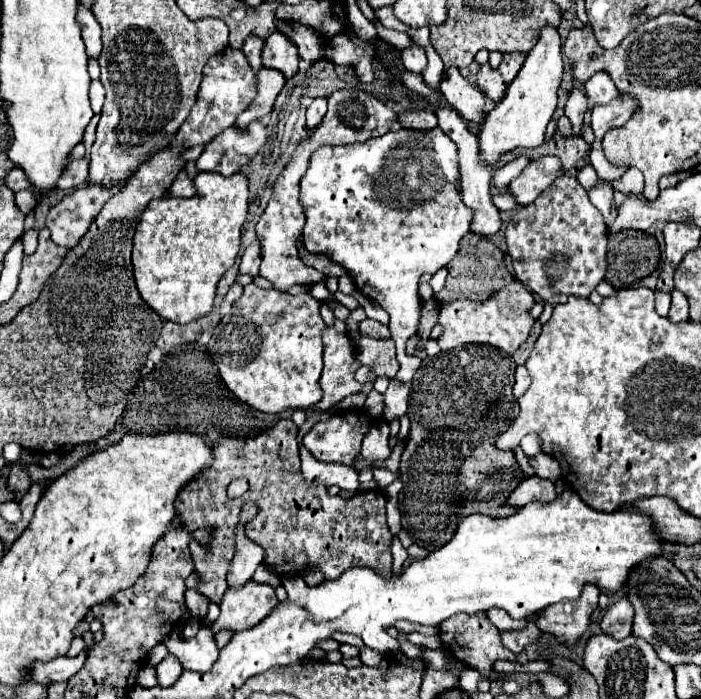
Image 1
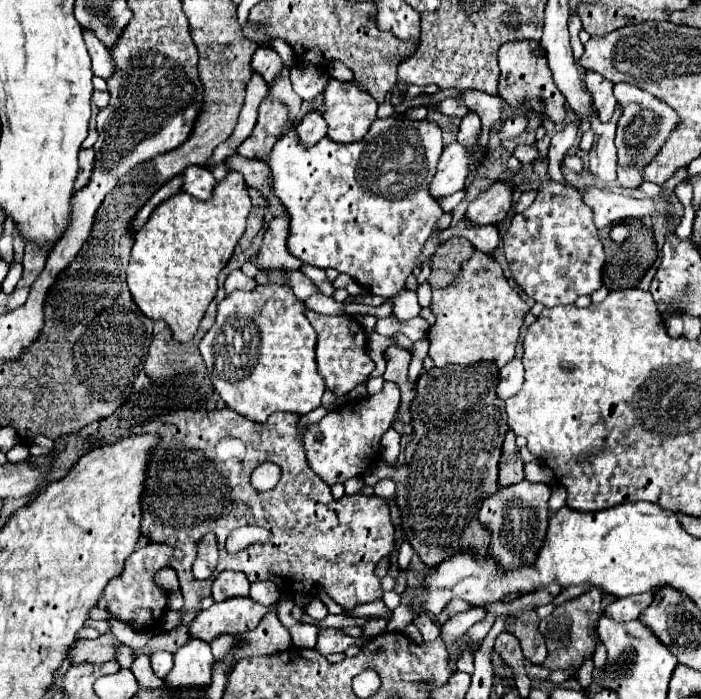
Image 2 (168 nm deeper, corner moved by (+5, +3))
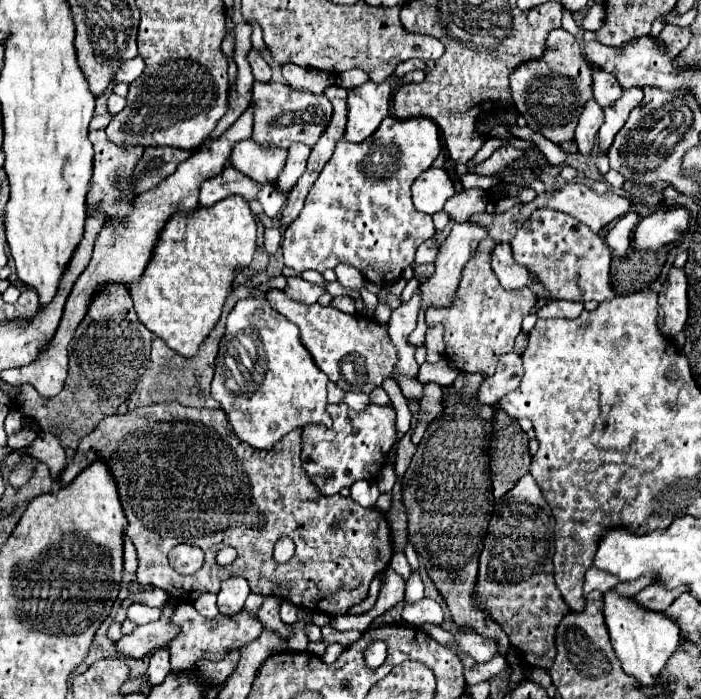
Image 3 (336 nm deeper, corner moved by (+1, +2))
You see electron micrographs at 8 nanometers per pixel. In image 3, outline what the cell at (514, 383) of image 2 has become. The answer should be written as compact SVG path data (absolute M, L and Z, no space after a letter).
M515 352L505 354L497 366L497 372L483 380L479 388L479 402L483 404L497 404L503 396L519 388L523 378L523 358Z

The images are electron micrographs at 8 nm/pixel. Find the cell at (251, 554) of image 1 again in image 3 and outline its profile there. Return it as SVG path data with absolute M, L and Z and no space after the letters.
M235 576L235 578L227 578L221 584L221 590L217 594L217 606L221 614L237 614L247 596L251 594L247 580L243 580L243 576Z

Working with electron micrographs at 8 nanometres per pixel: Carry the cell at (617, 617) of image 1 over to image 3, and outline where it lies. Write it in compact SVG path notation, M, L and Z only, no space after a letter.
M651 584L651 586L643 588L635 596L635 604L639 604L641 608L647 608L647 610L663 612L681 592L683 592L683 588L679 588L679 590L665 590L661 586L657 586L657 584Z

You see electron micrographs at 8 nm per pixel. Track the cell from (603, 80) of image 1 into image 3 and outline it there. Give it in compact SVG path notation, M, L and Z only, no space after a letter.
M595 68L593 70L593 94L595 94L595 100L603 106L603 104L613 104L615 100L619 100L619 96L623 96L623 88L617 84L615 76Z

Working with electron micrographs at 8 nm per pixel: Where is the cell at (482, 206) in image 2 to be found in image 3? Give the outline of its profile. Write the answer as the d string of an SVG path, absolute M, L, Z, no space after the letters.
M471 220L455 222L451 234L447 236L447 240L439 248L439 256L435 260L435 274L421 284L421 290L423 290L423 304L421 306L423 308L429 308L429 306L449 306L451 304L451 298L453 298L455 288L459 284L459 278L461 278L461 270L473 258L479 242L483 238L487 238L487 228L485 226L475 224Z

